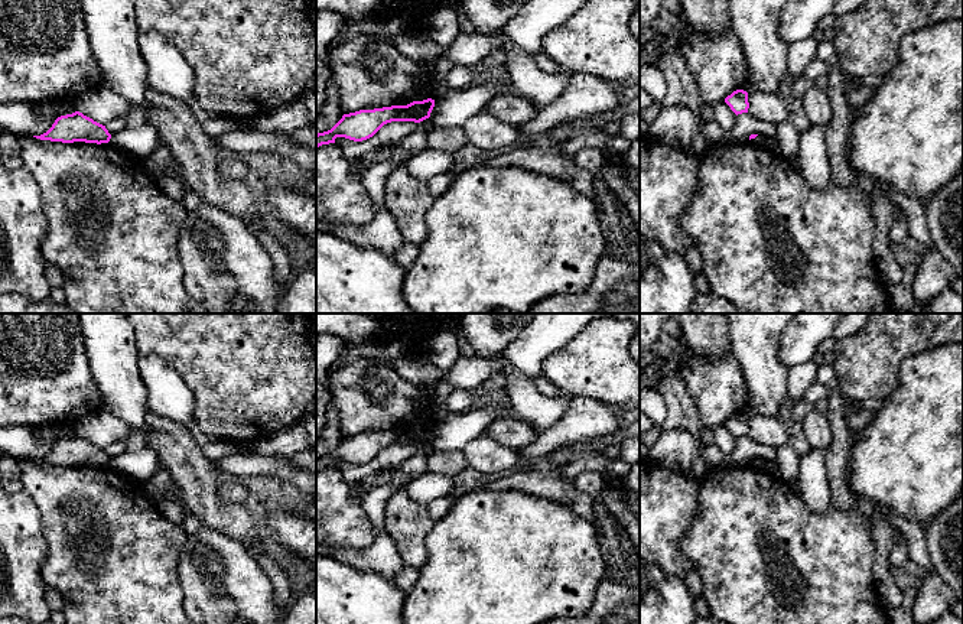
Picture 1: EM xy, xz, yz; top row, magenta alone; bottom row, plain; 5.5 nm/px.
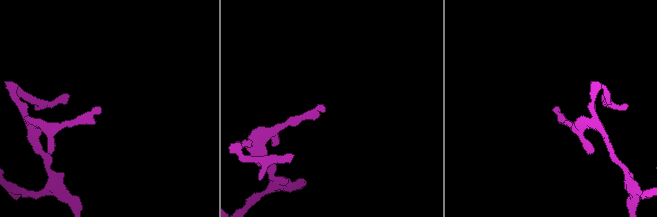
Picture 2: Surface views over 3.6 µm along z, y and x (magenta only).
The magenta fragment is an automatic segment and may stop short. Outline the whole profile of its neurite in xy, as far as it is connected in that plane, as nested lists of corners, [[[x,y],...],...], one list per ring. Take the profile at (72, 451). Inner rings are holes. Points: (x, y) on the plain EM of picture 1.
[[[75,435],[72,438],[58,441],[46,456],[33,461],[62,467],[85,465],[101,468],[108,467],[111,458],[105,449],[94,445],[79,435]]]

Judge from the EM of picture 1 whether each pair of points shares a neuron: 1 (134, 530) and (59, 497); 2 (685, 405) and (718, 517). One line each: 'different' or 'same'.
1: same
2: different

